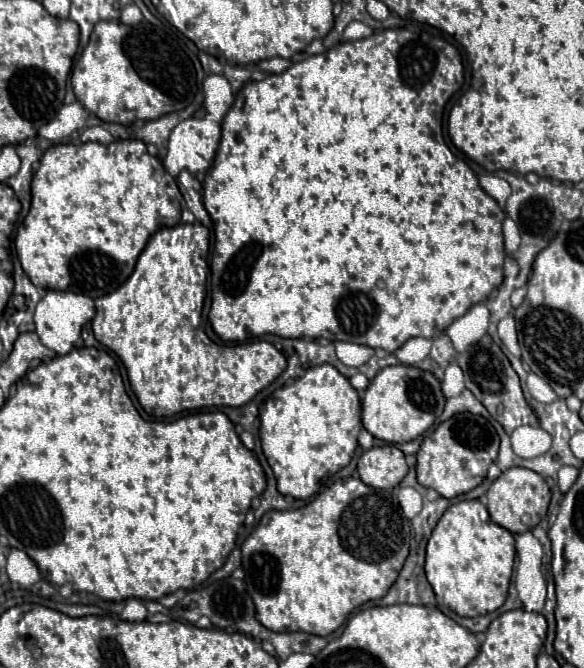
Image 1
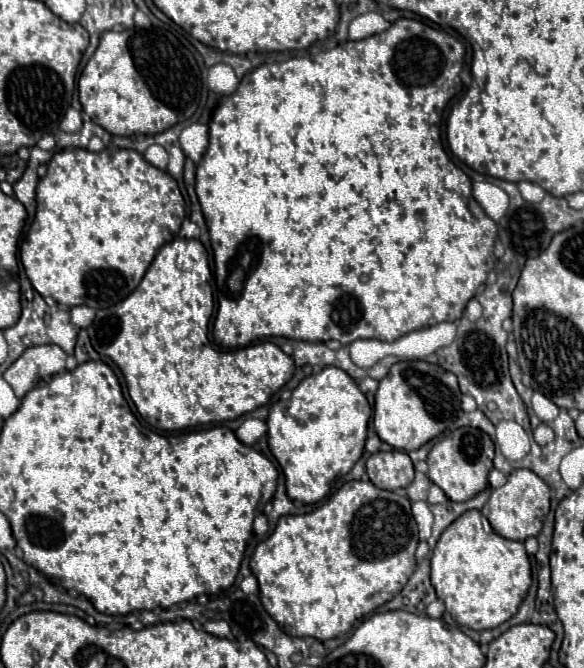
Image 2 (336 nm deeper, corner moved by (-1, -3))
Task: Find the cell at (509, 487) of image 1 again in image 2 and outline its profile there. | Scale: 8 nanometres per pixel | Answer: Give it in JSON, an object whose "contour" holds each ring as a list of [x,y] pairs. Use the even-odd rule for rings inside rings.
{"contour":[[[520,468],[508,476],[508,482],[504,486],[492,490],[488,506],[490,506],[488,520],[494,528],[494,532],[498,532],[500,536],[504,536],[508,540],[524,542],[530,536],[538,536],[538,532],[542,530],[544,518],[550,512],[550,488],[532,470]]]}

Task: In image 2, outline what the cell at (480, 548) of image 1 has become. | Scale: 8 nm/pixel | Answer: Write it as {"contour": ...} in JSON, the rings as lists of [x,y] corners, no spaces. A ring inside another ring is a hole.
{"contour":[[[468,510],[460,518],[456,518],[440,536],[434,552],[432,552],[432,586],[436,588],[438,600],[446,604],[446,610],[450,616],[466,628],[472,630],[486,630],[486,628],[496,628],[508,618],[512,618],[524,600],[530,582],[532,582],[532,572],[530,572],[530,560],[524,550],[522,542],[514,542],[508,538],[502,538],[500,534],[493,531],[488,519],[480,510]]]}

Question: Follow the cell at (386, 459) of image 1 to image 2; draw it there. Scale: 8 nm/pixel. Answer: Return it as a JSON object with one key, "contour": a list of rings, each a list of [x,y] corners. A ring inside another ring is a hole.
{"contour":[[[398,450],[372,454],[366,460],[366,474],[370,482],[382,490],[406,488],[414,480],[412,460],[406,452]]]}

